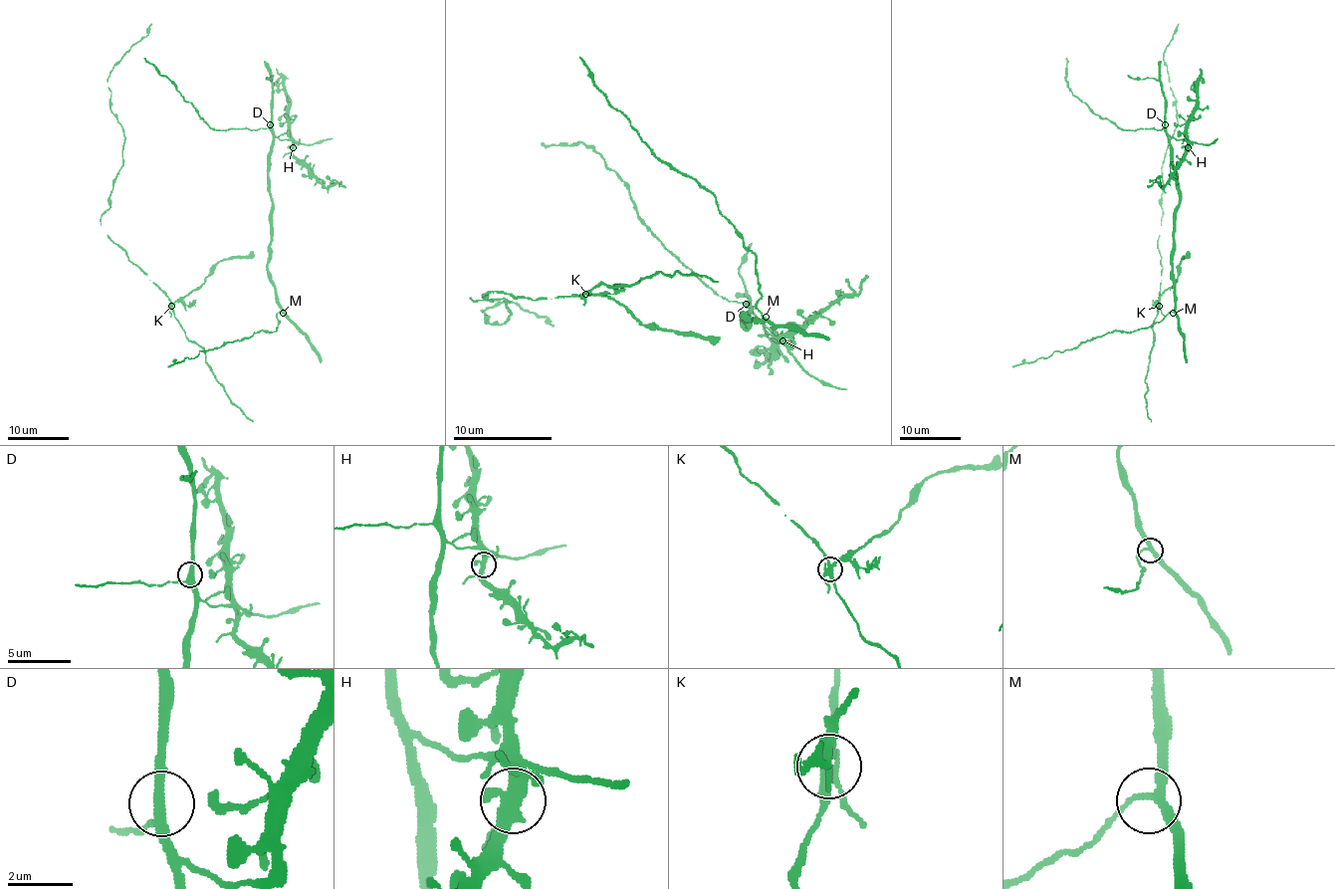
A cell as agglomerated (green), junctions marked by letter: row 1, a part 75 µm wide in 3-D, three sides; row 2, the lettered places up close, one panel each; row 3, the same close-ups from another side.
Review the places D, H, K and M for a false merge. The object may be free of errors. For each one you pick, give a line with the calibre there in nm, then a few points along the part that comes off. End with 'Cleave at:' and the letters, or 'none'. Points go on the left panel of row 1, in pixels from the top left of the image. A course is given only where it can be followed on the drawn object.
K: 300 nm thick; foreign part runs (171, 306), (204, 282), (221, 260), (247, 257), (254, 251)
Cleave at: K

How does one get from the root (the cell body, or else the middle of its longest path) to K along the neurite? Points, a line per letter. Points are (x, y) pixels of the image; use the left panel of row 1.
K: (204, 280), (171, 306)

